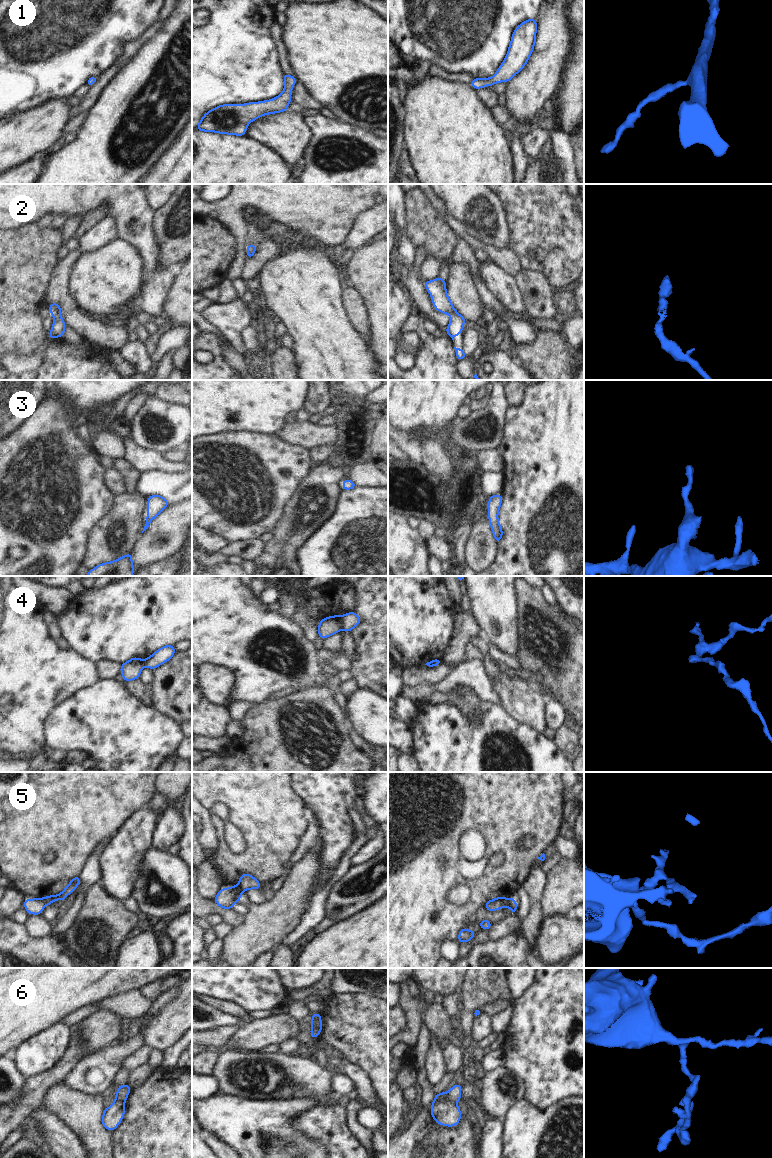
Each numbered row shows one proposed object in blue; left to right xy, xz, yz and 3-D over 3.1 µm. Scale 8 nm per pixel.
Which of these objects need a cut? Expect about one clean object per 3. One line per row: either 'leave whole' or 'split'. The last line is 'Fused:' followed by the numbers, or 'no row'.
1: leave whole
2: leave whole
3: leave whole
4: split
5: split
6: split
Fused: 4, 5, 6

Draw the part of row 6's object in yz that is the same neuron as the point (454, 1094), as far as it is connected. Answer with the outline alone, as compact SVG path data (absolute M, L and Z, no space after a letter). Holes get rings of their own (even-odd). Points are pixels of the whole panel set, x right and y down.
M455 1084L451 1089L447 1091L445 1094L444 1091L441 1093L436 1094L432 1105L438 1102L439 1100L451 1100L453 1102L457 1102L458 1100L461 1099L461 1084Z

